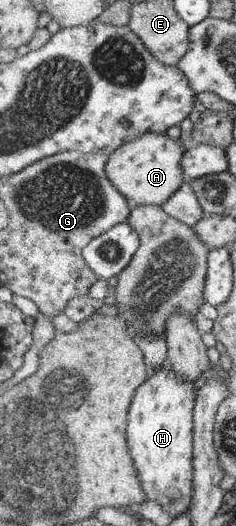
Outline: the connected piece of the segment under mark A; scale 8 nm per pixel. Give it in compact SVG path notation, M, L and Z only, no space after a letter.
M145 134L139 139L127 142L110 155L107 175L129 198L132 207L163 206L187 182L183 158L185 147L167 134Z

